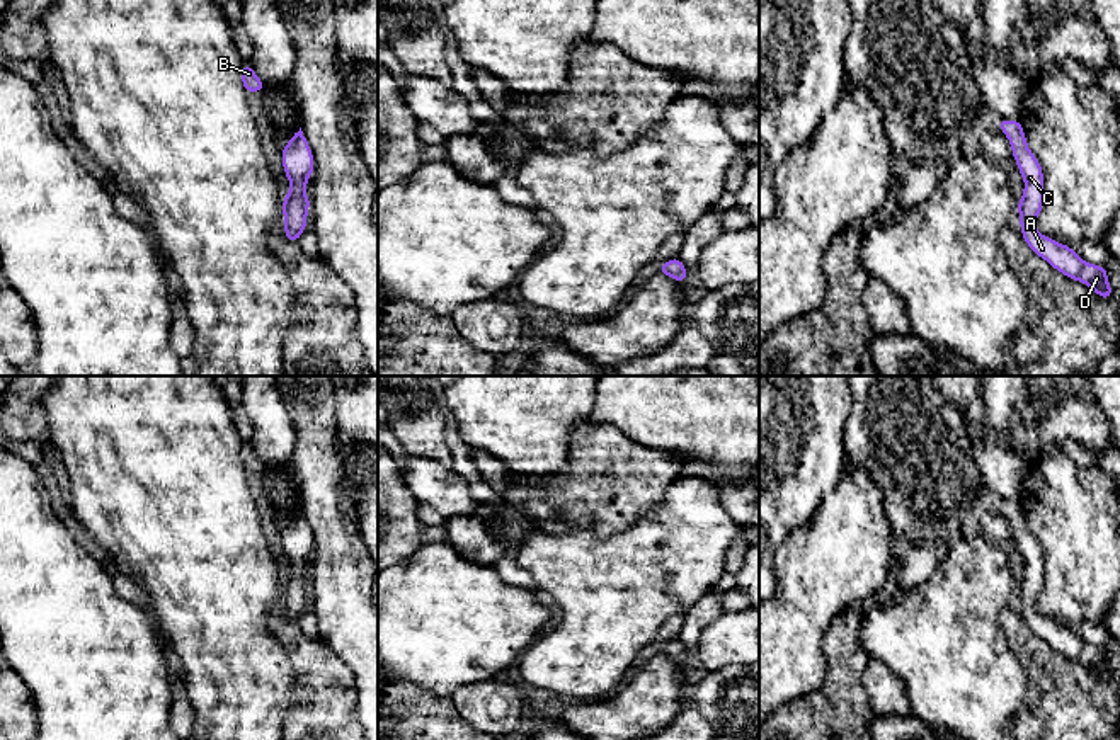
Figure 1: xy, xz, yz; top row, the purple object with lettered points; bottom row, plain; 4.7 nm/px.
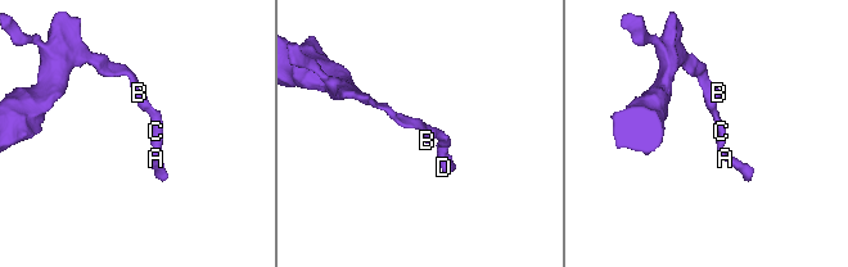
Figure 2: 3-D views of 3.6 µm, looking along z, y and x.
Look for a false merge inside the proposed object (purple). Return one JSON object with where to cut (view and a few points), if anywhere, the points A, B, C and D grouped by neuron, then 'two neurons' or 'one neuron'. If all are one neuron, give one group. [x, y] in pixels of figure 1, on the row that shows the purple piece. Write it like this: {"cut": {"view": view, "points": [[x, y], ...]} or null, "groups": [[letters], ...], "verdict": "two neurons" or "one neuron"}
{"cut": null, "groups": [["A", "B", "C", "D"]], "verdict": "one neuron"}

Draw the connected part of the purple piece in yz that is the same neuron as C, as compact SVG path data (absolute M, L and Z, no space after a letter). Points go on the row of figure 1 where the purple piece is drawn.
M997 121L999 129L1008 136L1013 158L1025 180L1025 191L1018 201L1021 235L1030 250L1045 259L1055 270L1072 281L1089 286L1100 298L1108 299L1113 289L1108 282L1105 265L1084 262L1069 245L1047 238L1037 231L1037 218L1043 208L1043 172L1037 157L1030 151L1020 121Z

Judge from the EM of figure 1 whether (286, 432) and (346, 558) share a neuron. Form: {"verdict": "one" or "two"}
{"verdict": "two"}

